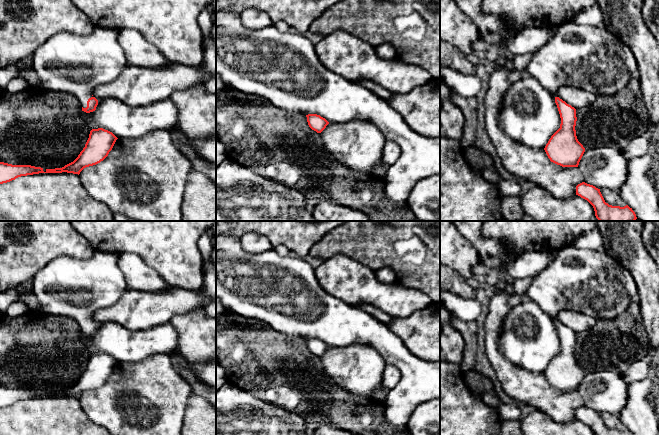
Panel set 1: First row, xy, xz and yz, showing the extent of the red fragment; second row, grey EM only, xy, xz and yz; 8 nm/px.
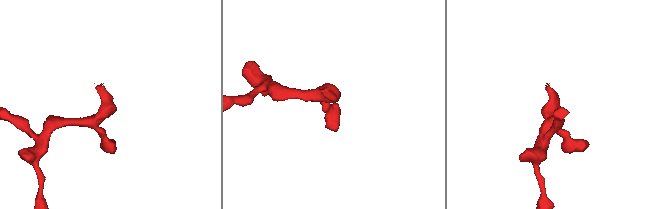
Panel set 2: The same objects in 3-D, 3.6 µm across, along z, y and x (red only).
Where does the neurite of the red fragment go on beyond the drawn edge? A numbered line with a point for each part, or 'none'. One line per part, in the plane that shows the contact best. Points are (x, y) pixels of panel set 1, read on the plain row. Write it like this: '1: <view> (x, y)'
1: xy (68, 287)

